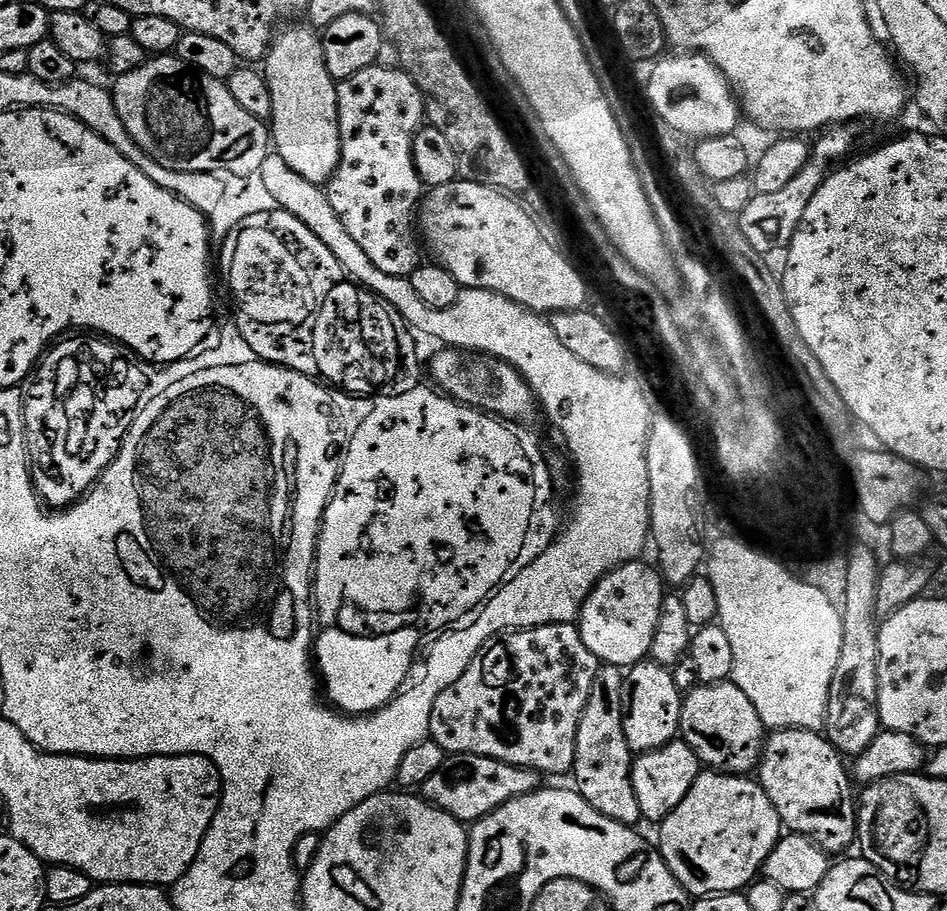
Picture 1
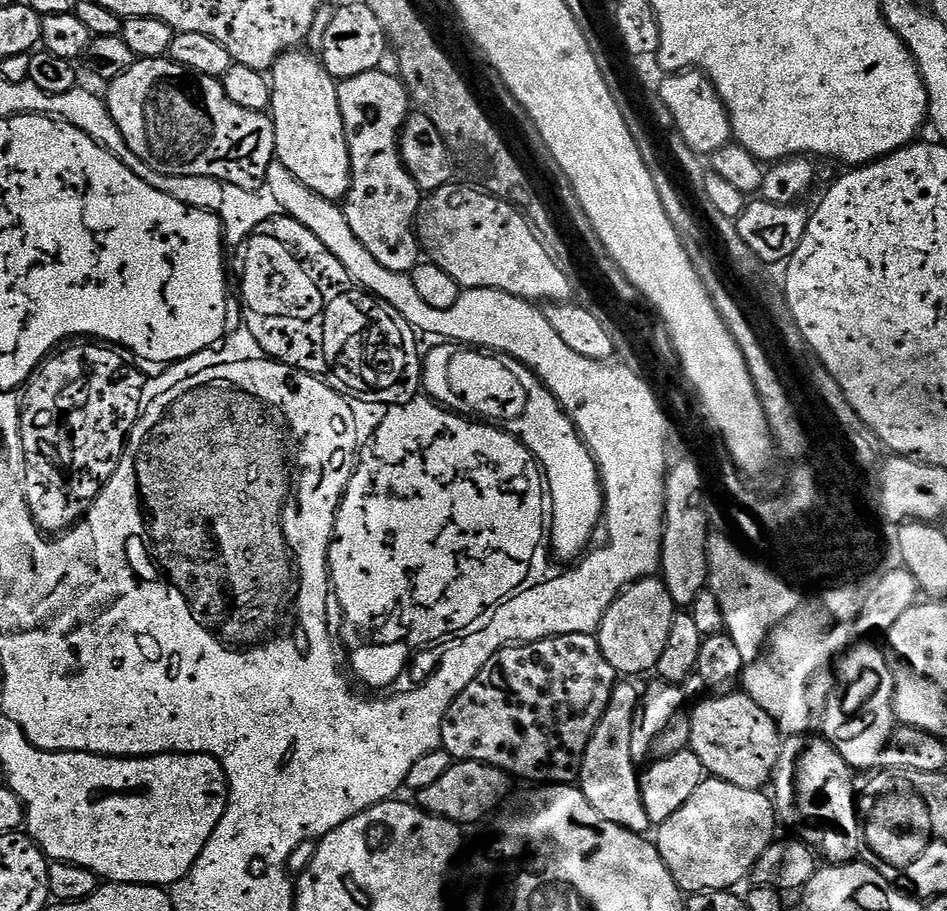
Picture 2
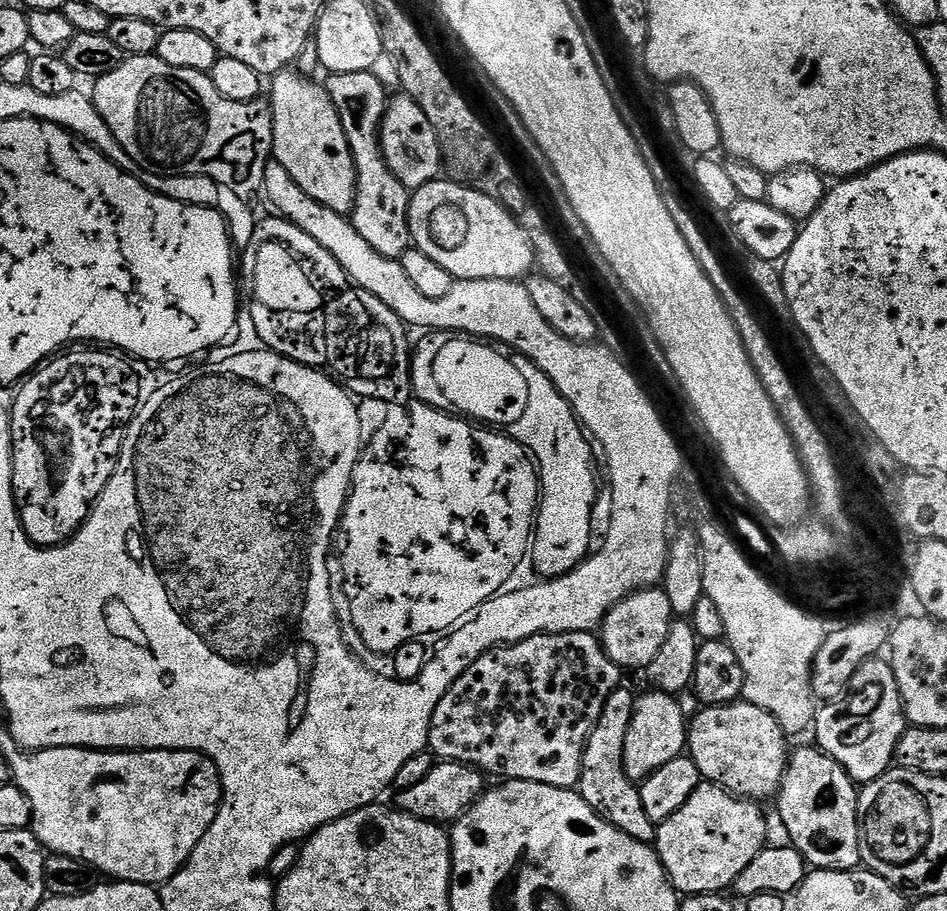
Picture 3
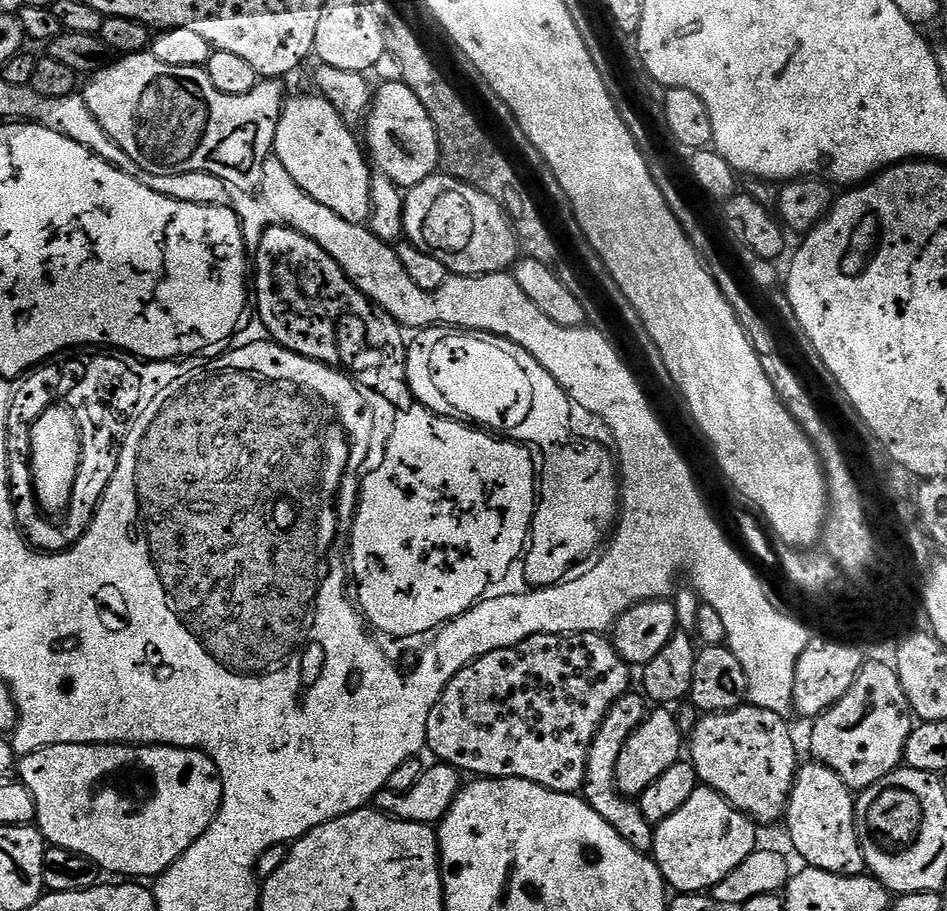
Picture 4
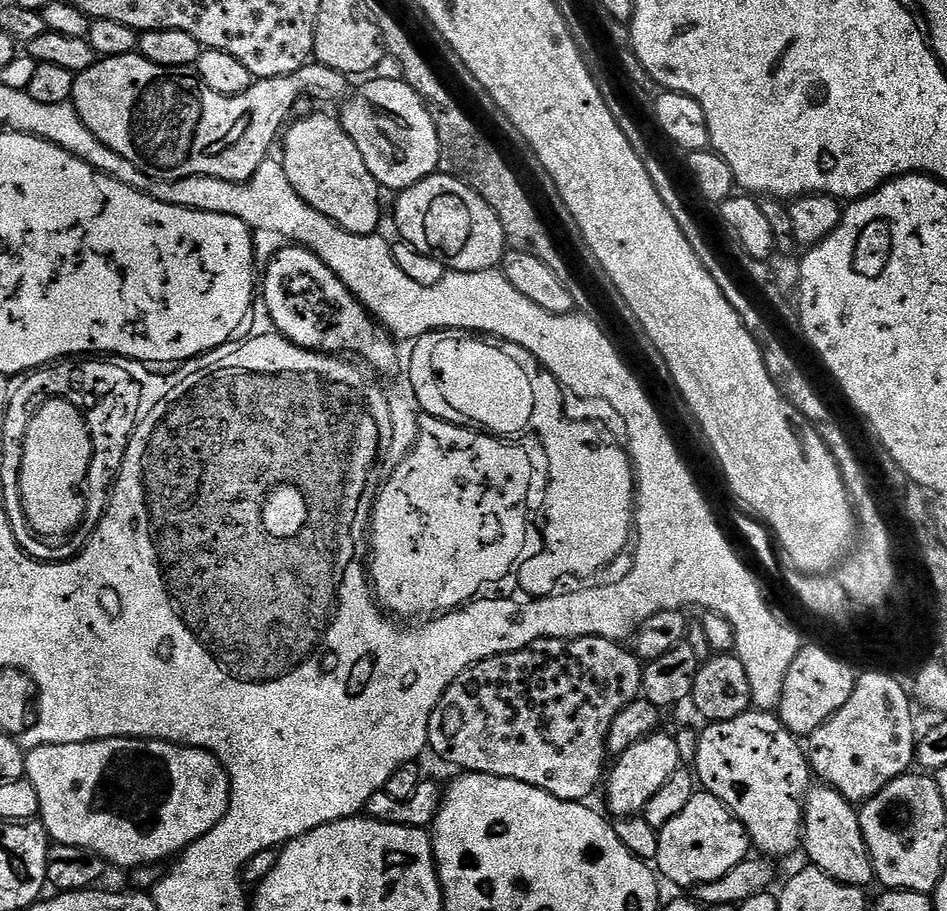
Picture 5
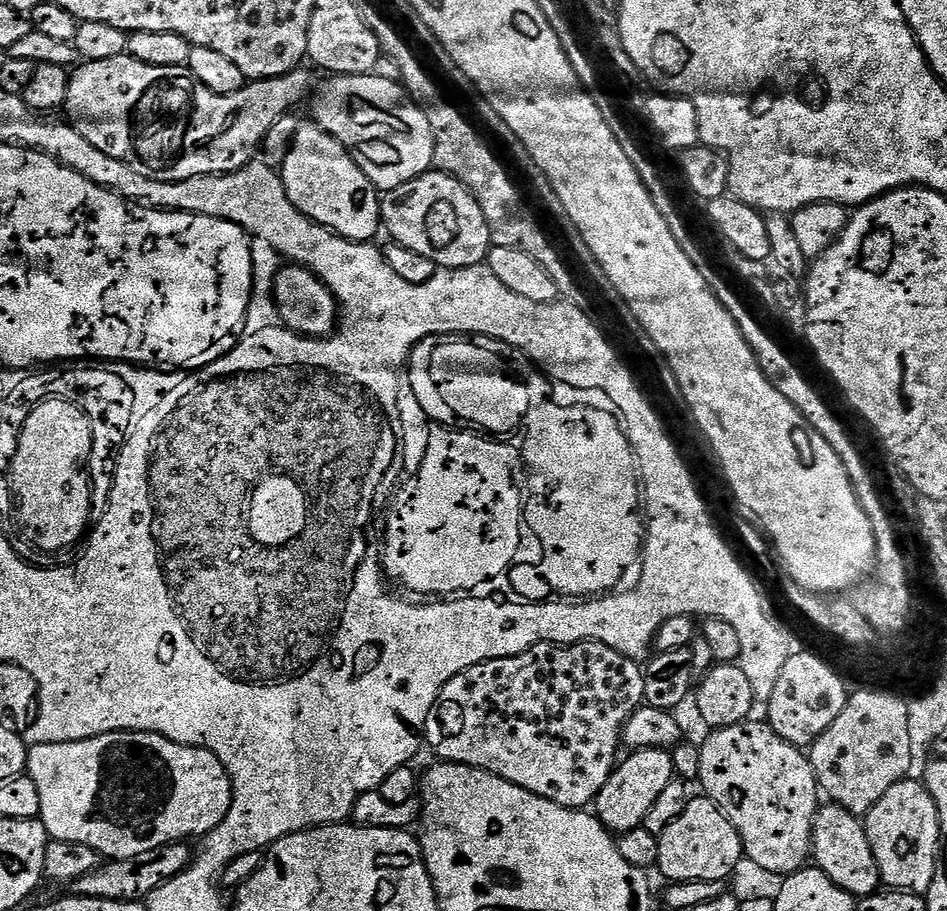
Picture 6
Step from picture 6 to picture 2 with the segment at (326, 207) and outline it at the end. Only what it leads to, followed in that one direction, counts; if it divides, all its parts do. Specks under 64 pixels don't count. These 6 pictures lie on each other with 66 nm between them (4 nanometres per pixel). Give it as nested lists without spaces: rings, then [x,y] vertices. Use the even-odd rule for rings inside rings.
[[[304,50],[283,52],[270,69],[272,107],[276,131],[274,156],[302,186],[327,200],[343,201],[352,181],[352,149],[346,142],[342,110],[338,106],[337,81],[315,55]]]

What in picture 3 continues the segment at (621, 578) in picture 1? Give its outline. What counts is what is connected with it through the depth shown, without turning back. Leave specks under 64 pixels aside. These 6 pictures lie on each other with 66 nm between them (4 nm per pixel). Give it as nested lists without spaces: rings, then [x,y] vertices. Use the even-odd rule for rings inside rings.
[[[663,587],[641,588],[624,600],[619,600],[604,615],[604,623],[598,629],[598,639],[607,656],[622,670],[647,670],[650,662],[654,662],[654,657],[658,655],[658,650],[662,650],[662,642],[666,642],[666,634],[670,634],[673,619],[670,599]]]

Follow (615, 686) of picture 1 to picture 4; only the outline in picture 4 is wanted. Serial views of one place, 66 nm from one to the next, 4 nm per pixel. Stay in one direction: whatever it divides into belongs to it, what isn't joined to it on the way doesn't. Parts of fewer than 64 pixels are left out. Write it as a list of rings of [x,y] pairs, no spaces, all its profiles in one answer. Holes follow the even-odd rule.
[[[629,690],[622,698],[618,698],[618,702],[614,702],[598,734],[594,734],[592,739],[582,789],[588,805],[602,818],[606,818],[606,822],[610,822],[610,826],[614,826],[614,830],[618,830],[618,834],[622,834],[622,838],[626,838],[626,842],[634,846],[634,850],[645,854],[651,853],[656,829],[646,818],[646,814],[642,814],[639,803],[620,793],[616,785],[616,771],[618,770],[618,754],[622,754],[622,746],[626,746],[630,734],[634,734],[634,730],[647,718],[649,711],[649,701],[636,690]]]

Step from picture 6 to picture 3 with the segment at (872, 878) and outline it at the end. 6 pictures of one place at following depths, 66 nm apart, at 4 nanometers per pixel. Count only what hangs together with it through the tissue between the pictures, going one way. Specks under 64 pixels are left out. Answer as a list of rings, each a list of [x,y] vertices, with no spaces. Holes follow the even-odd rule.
[[[815,746],[800,748],[791,753],[788,758],[788,769],[780,783],[778,801],[780,800],[780,820],[788,831],[791,847],[797,848],[805,861],[813,869],[825,872],[854,872],[861,867],[860,839],[858,838],[858,818],[856,817],[856,802],[858,799],[858,785],[849,778],[846,770],[834,762],[834,758],[827,756]]]

